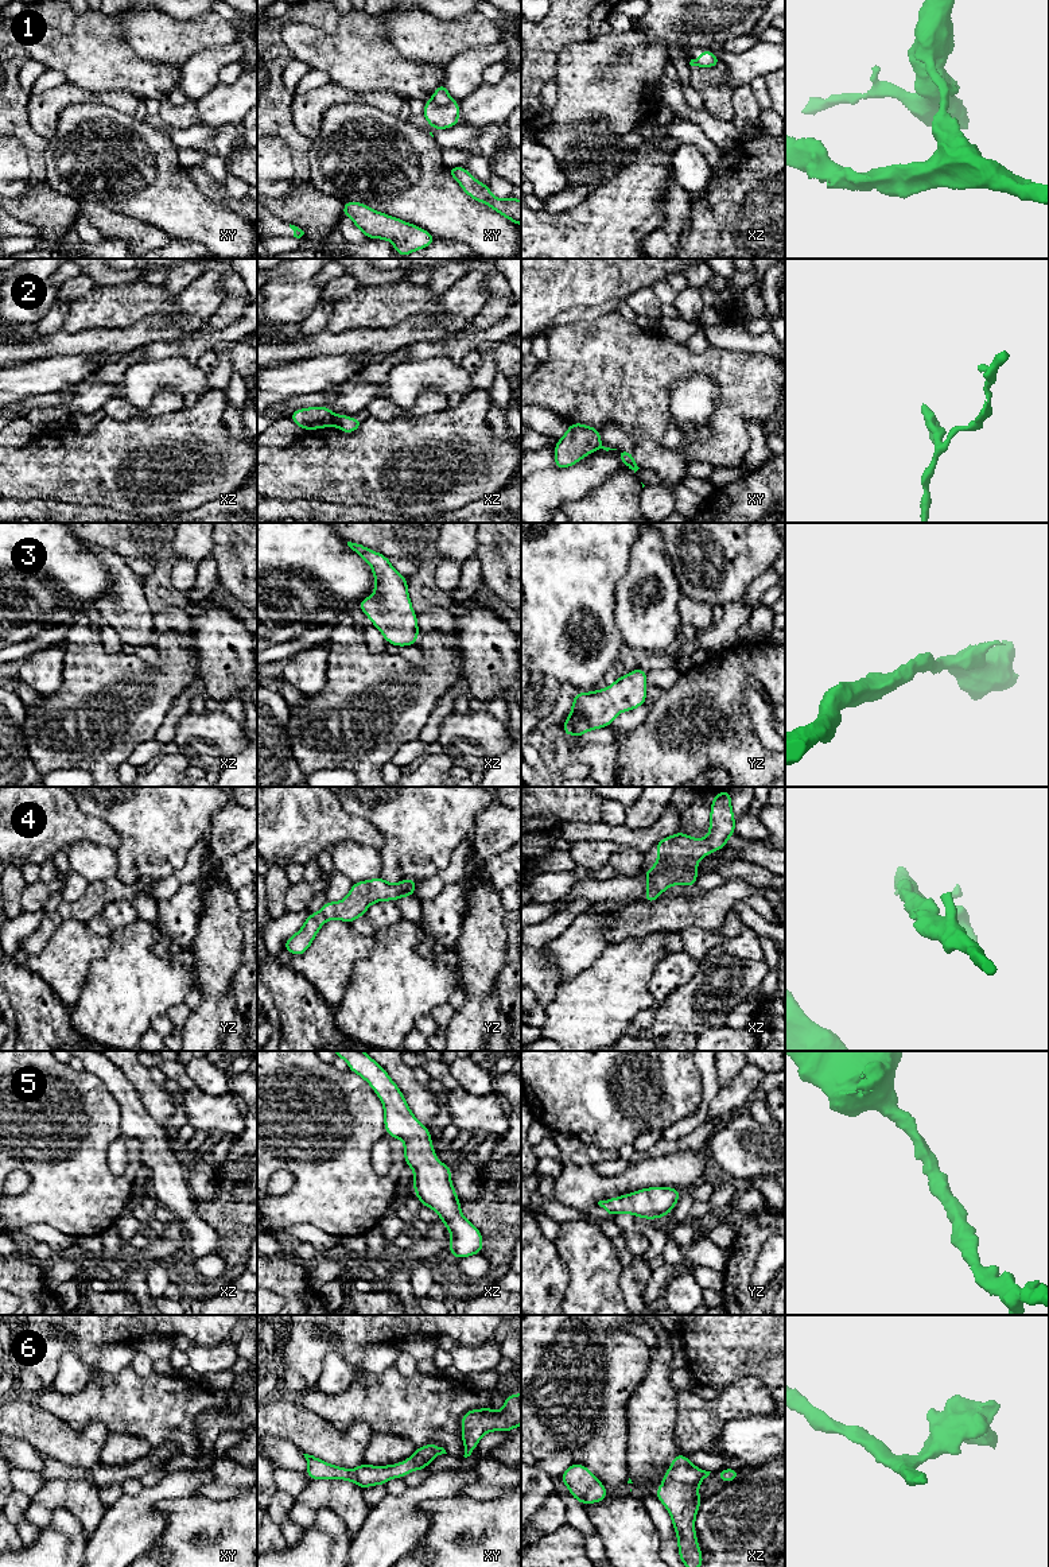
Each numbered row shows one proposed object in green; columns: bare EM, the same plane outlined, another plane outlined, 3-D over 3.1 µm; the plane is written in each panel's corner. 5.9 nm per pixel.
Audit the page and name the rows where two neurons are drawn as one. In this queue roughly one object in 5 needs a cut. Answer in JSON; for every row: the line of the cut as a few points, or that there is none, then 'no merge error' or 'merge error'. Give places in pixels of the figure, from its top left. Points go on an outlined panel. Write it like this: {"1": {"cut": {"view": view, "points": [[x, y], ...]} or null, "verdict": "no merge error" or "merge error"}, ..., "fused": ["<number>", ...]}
{"1": {"cut": {"view": "xy", "points": [[431, 99], [439, 105], [447, 105], [453, 100]]}, "verdict": "merge error"}, "2": {"cut": {"view": "xz", "points": [[338, 415], [334, 425]]}, "verdict": "merge error"}, "3": {"cut": null, "verdict": "no merge error"}, "4": {"cut": null, "verdict": "no merge error"}, "5": {"cut": null, "verdict": "no merge error"}, "6": {"cut": null, "verdict": "no merge error"}, "fused": ["1", "2"]}

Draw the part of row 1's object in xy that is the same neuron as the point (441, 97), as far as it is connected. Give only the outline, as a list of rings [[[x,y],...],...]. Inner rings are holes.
[[[444,82],[438,86],[431,100],[439,106],[446,106],[452,101]]]

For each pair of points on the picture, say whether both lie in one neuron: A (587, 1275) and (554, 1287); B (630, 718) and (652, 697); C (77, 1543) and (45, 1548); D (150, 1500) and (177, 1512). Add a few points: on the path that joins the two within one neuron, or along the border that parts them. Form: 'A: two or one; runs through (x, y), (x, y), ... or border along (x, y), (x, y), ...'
A: two; border along (558, 1252), (567, 1276), (563, 1300)
B: one; runs through (637, 716), (649, 704)
C: one; runs through (69, 1544), (53, 1548)
D: two; border along (189, 1496), (156, 1504), (164, 1517), (158, 1535)

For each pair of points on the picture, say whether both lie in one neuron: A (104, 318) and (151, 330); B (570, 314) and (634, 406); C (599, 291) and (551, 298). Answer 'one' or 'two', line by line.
A: two
B: two
C: one

